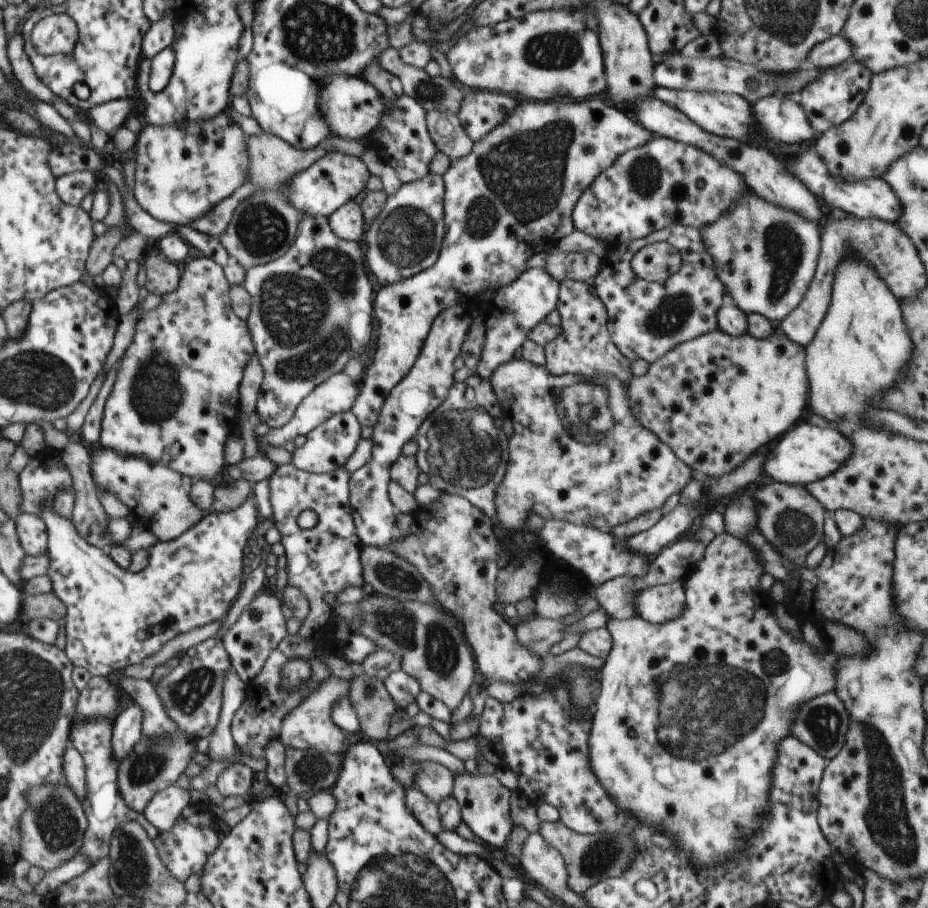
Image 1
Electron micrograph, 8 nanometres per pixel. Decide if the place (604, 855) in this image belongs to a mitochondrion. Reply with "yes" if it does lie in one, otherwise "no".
yes

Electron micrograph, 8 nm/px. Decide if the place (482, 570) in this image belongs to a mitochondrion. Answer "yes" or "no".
no

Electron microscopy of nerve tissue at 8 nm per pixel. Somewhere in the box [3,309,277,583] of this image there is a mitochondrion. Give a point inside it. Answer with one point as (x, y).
(154, 394)

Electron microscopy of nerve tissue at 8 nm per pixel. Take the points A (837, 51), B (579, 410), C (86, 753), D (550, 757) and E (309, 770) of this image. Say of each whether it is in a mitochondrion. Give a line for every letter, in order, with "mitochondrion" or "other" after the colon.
A: other
B: mitochondrion
C: other
D: other
E: mitochondrion

